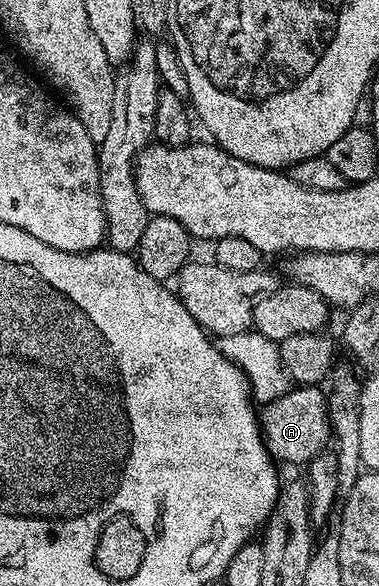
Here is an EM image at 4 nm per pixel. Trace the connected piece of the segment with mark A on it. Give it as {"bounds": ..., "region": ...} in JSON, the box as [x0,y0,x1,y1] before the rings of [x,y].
{"bounds":[259,386,331,465],"region":[[[317,386],[290,387],[289,391],[260,409],[259,423],[265,448],[270,457],[282,465],[308,465],[310,460],[326,451],[331,444],[329,401],[326,393]]]}

